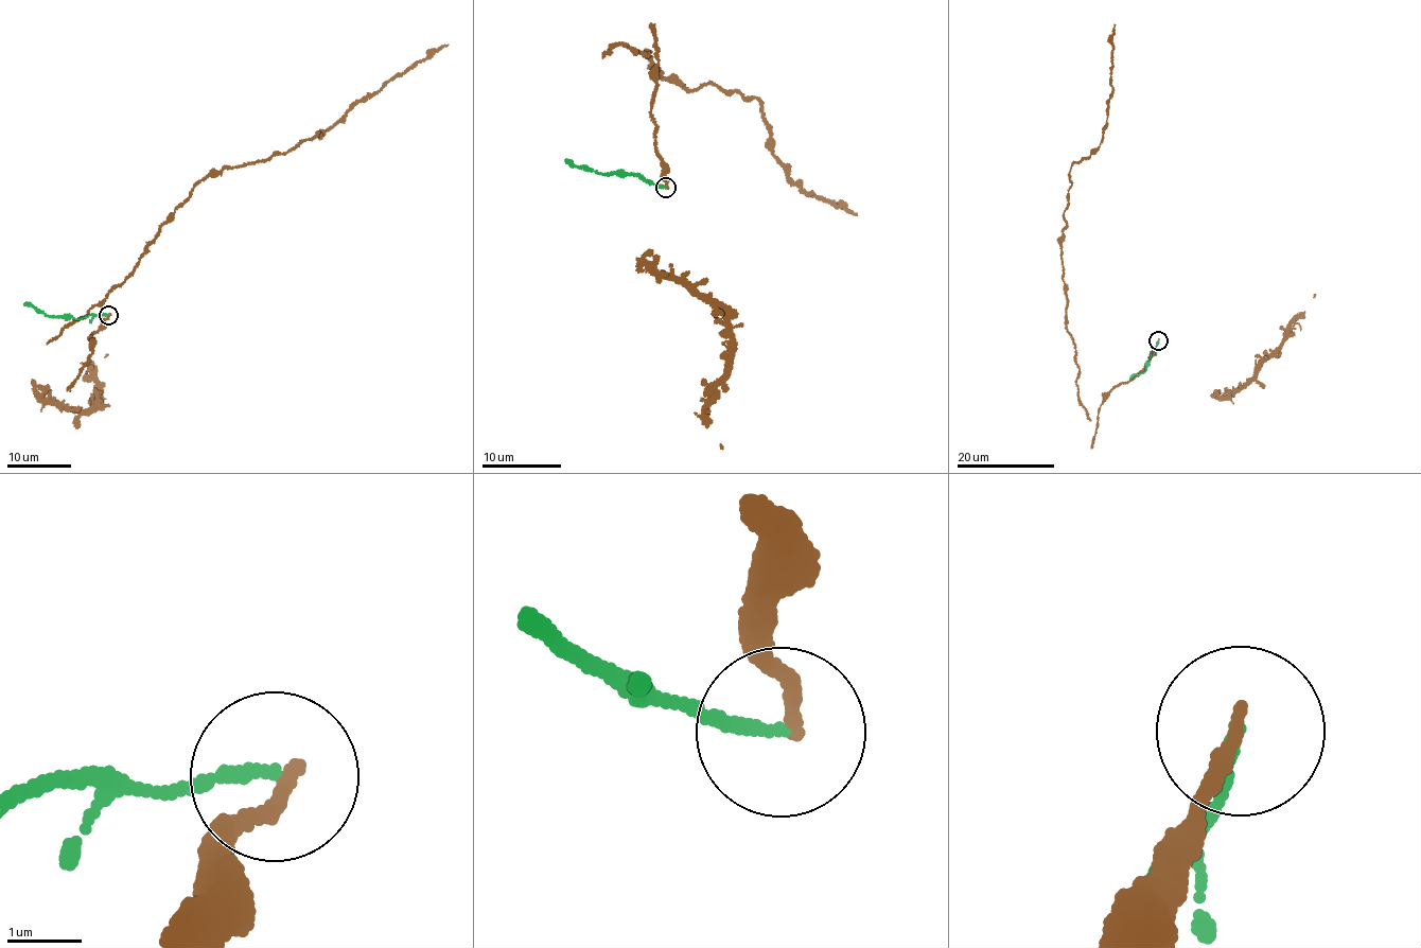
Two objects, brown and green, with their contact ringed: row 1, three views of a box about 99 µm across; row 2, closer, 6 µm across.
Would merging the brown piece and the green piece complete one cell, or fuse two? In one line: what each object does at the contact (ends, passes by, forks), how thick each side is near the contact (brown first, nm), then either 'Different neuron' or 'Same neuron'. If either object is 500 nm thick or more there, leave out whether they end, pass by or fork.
At the ring brown ends. At the ring green ends. Thickness 190 nm (brown) against 150 nm. Different neuron

